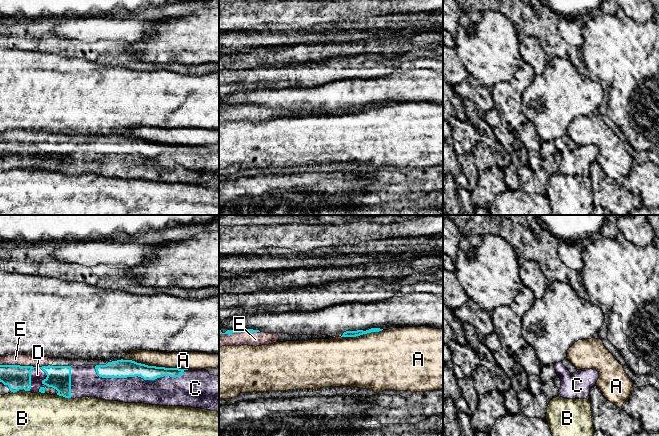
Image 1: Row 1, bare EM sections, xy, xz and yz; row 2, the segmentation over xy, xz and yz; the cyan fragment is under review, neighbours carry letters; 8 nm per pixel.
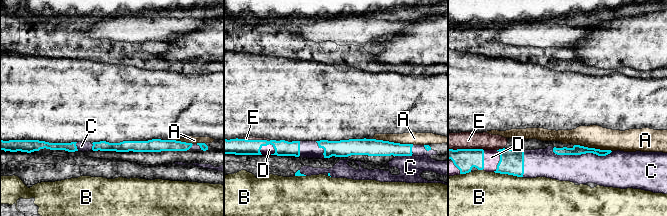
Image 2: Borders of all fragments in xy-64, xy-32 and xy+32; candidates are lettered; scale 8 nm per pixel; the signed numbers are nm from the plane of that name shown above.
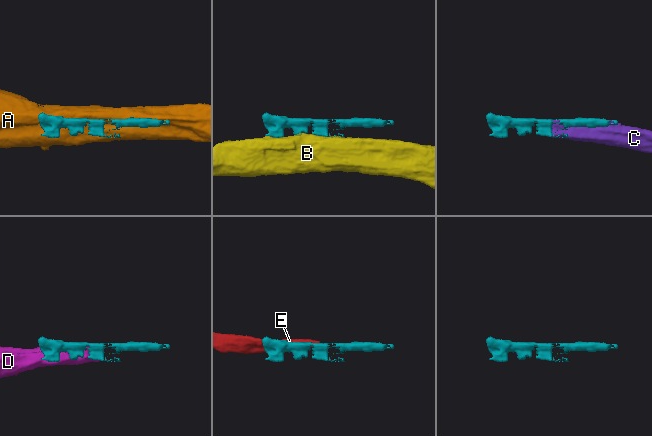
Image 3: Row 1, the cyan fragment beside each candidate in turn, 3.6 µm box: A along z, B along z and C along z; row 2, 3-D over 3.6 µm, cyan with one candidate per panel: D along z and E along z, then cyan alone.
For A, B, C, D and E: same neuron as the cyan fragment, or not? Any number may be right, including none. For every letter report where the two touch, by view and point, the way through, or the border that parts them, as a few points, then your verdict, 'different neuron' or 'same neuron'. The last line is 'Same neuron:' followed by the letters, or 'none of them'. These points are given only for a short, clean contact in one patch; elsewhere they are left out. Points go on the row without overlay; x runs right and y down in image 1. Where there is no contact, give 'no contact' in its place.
A: contact xy (154, 142); different neuron
B: contact xy (64, 172); different neuron
C: contact xy (139, 152); different neuron
D: contact xy (30, 153); different neuron
E: contact xy (25, 142); same neuron
Same neuron: E

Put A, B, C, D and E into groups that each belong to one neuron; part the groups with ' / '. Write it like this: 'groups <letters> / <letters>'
groups A / B / C D / E

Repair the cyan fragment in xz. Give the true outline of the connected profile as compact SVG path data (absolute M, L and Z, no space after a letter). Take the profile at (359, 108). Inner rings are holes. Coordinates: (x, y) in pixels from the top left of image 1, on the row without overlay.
M371 104L369 106L366 106L366 107L363 107L363 106L346 107L343 109L343 111L341 113L356 113L356 112L360 112L360 111L371 109L371 108L379 108L382 106L383 105L380 105L380 104Z

